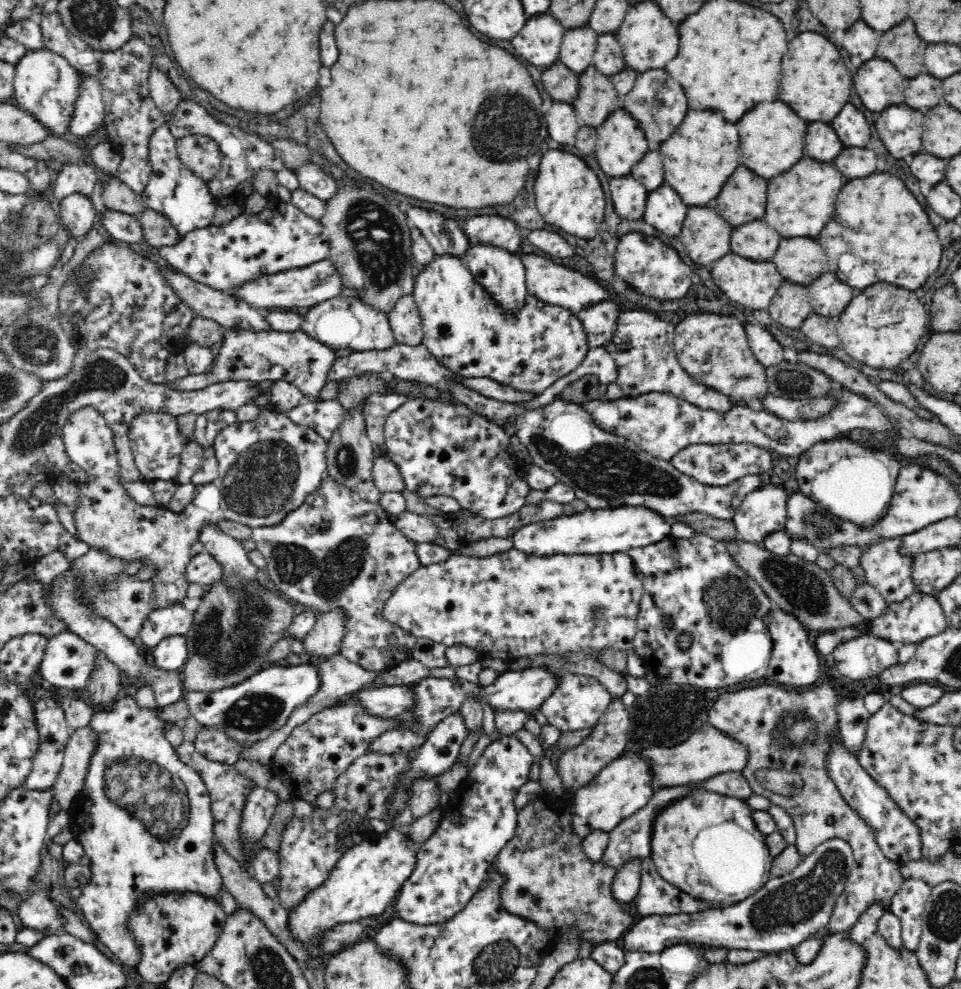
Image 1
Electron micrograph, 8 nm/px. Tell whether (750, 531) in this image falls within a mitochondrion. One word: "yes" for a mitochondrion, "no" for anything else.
no

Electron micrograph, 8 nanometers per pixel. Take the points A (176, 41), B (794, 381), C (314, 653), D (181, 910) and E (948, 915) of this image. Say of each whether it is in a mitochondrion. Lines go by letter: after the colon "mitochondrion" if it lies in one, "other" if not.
A: other
B: mitochondrion
C: other
D: mitochondrion
E: mitochondrion

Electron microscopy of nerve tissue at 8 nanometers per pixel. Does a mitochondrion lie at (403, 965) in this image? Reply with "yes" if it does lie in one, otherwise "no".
no

